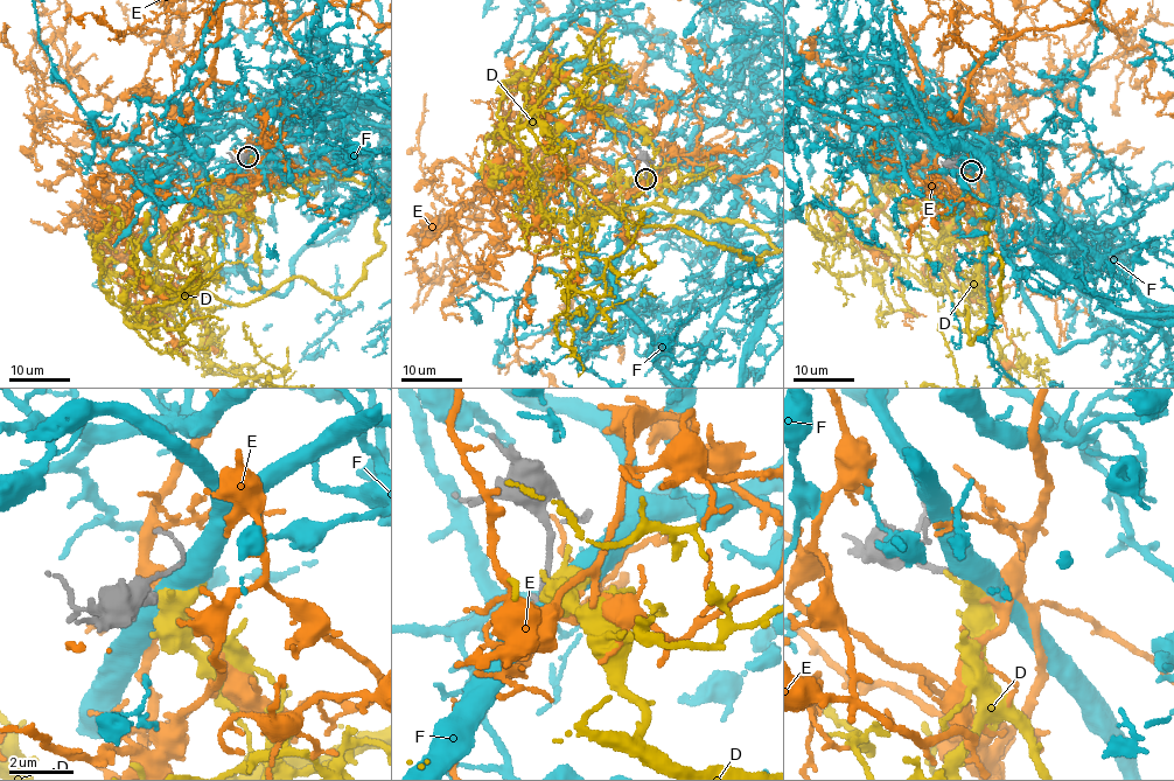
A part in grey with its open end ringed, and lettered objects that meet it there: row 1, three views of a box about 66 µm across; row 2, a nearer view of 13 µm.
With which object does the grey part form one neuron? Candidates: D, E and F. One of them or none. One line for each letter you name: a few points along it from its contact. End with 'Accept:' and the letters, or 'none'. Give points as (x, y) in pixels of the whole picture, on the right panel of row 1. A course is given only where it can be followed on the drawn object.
E: it runs (971, 171), (978, 130), (947, 116), (965, 112), (990, 147), (990, 225), (1013, 239), (982, 311), (941, 307)
Accept: E

